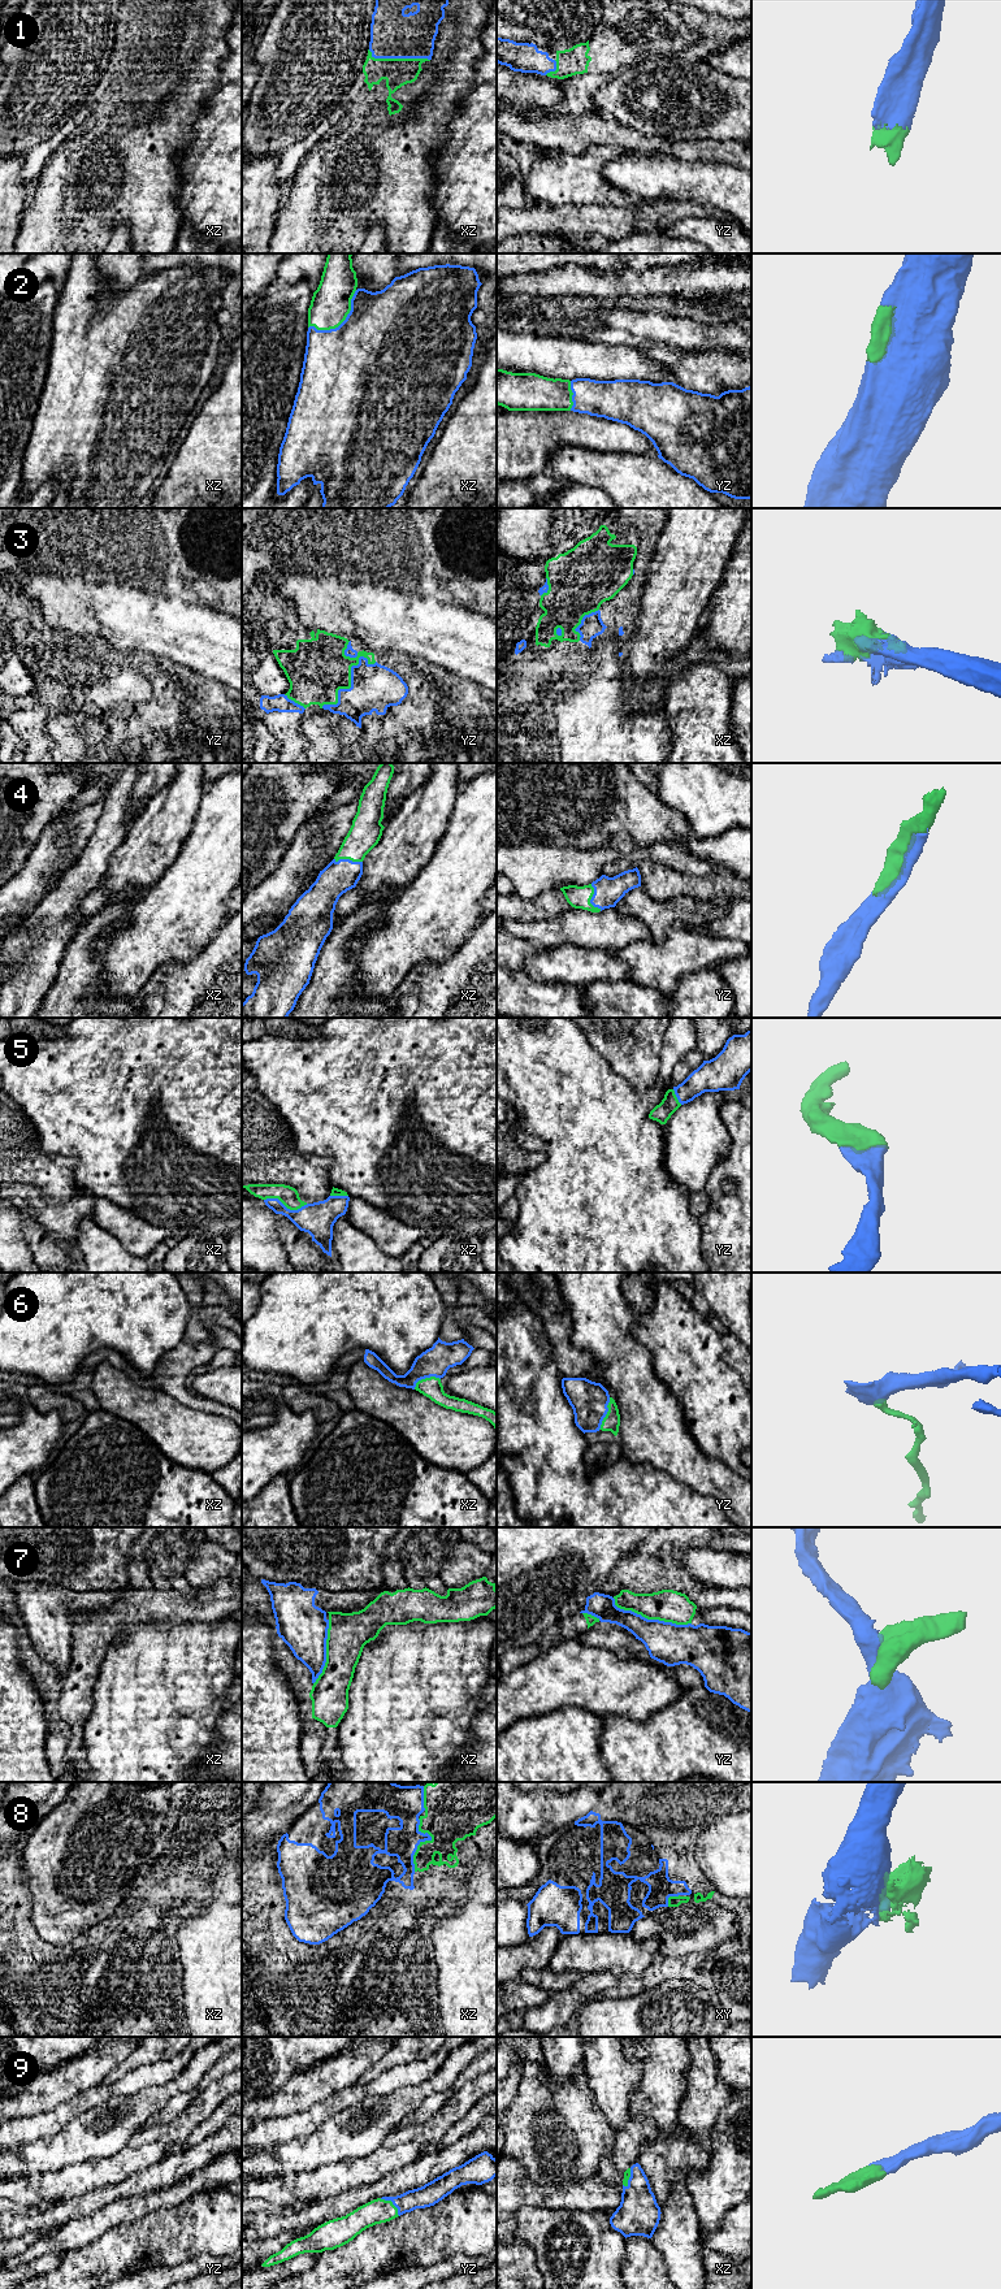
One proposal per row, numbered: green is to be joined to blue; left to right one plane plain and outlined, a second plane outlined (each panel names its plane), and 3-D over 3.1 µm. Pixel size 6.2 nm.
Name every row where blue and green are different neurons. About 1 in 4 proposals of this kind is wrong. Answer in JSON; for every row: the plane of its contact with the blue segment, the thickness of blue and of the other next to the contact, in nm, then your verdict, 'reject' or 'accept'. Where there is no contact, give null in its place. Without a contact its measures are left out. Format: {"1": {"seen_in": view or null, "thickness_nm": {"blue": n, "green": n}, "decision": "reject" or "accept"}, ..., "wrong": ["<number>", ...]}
{"1": {"seen_in": "xz", "thickness_nm": {"blue": 280, "green": 180}, "decision": "accept"}, "2": {"seen_in": "xz", "thickness_nm": {"blue": 500, "green": 240}, "decision": "accept"}, "3": {"seen_in": "yz", "thickness_nm": {"blue": 280, "green": 380}, "decision": "accept"}, "4": {"seen_in": "yz", "thickness_nm": {"blue": 180, "green": 140}, "decision": "accept"}, "5": {"seen_in": "xz", "thickness_nm": {"blue": 200, "green": 120}, "decision": "accept"}, "6": {"seen_in": "yz", "thickness_nm": {"blue": 240, "green": 110}, "decision": "accept"}, "7": {"seen_in": "yz", "thickness_nm": {"blue": 260, "green": 200}, "decision": "reject"}, "8": {"seen_in": "xz", "thickness_nm": {"blue": 200, "green": 340}, "decision": "reject"}, "9": {"seen_in": "yz", "thickness_nm": {"blue": 140, "green": 150}, "decision": "accept"}, "wrong": ["7", "8"]}

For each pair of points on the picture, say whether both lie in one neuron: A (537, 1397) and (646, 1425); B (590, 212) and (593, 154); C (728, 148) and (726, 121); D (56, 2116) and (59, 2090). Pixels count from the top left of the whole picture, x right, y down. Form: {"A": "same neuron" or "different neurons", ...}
{"A": "different neurons", "B": "different neurons", "C": "different neurons", "D": "different neurons"}

